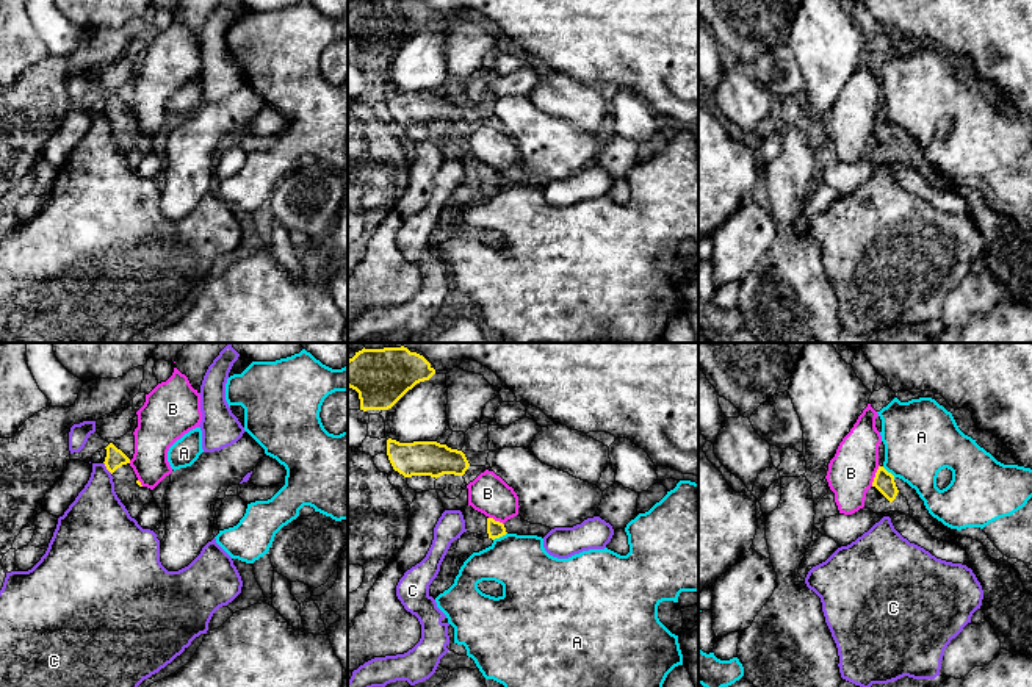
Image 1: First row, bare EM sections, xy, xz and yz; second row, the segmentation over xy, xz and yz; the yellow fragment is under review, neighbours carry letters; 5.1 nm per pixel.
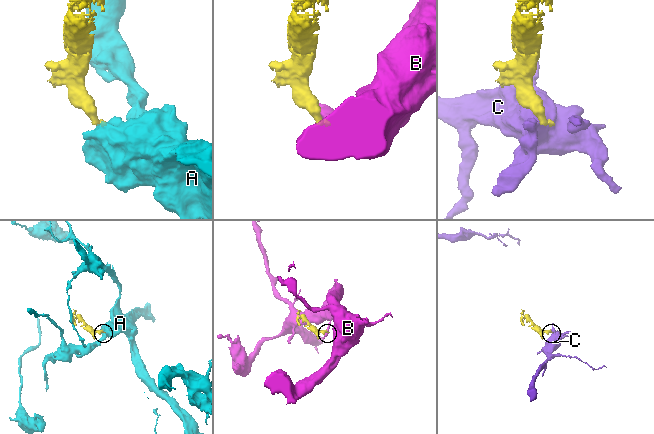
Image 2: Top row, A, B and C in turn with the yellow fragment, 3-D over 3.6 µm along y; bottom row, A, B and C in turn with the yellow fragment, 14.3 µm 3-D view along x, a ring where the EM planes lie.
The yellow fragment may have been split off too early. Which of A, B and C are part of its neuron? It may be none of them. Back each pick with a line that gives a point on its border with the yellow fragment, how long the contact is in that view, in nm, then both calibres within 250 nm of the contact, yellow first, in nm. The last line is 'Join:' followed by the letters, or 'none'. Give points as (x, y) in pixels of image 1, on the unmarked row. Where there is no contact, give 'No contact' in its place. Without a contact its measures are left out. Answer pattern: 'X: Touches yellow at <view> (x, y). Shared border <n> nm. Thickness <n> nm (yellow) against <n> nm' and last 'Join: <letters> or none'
Join: none

